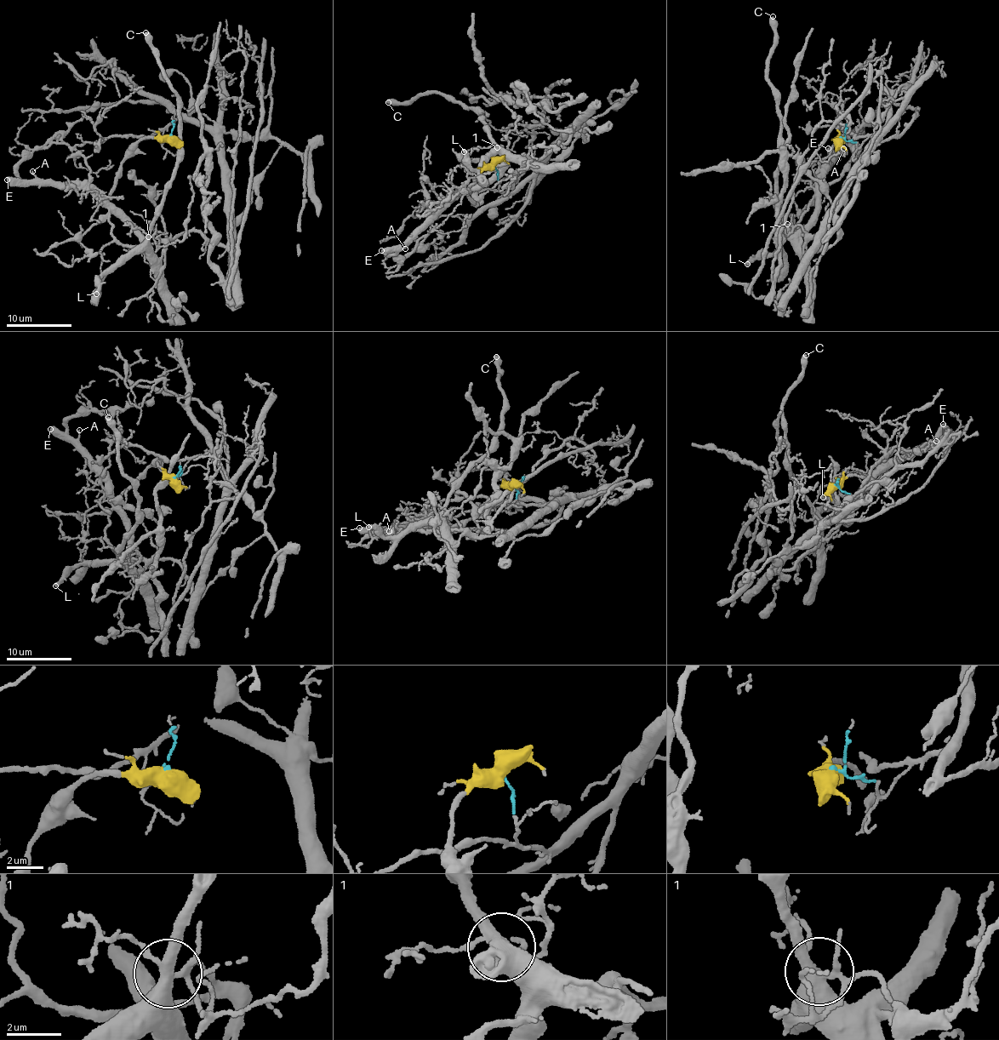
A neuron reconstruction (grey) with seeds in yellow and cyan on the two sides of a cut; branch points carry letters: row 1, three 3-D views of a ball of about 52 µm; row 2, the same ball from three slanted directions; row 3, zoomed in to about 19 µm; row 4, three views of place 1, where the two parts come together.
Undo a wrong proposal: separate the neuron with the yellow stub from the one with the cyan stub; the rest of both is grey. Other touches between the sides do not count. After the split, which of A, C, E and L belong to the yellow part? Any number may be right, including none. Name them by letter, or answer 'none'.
A, C, E, L

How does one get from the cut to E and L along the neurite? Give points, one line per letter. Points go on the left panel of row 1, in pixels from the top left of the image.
E: (171, 136), (151, 136), (137, 143), (130, 155), (123, 160), (106, 201), (89, 190), (30, 184), (7, 179)
L: (171, 136), (151, 136), (137, 143), (123, 160), (108, 204), (145, 241), (100, 276), (96, 294)

